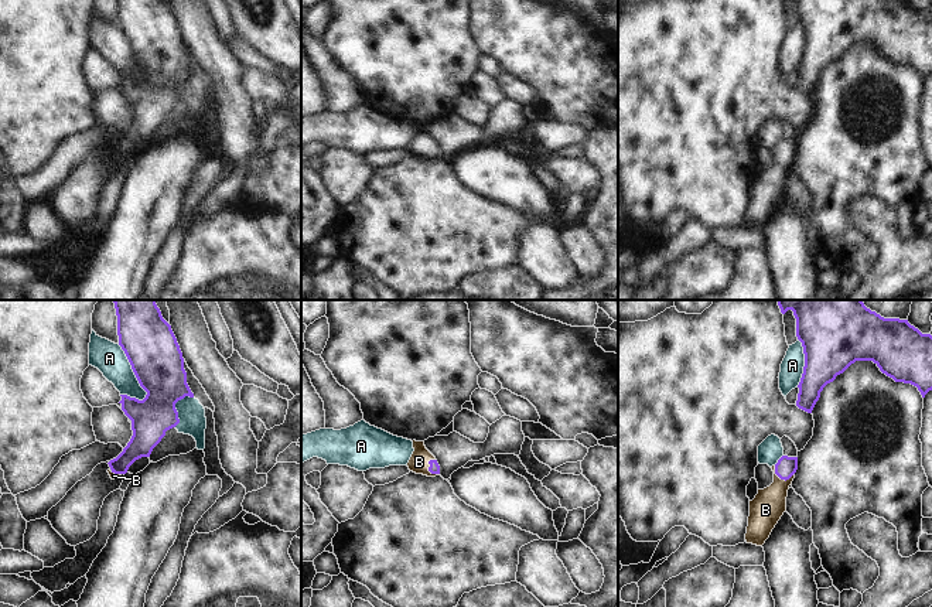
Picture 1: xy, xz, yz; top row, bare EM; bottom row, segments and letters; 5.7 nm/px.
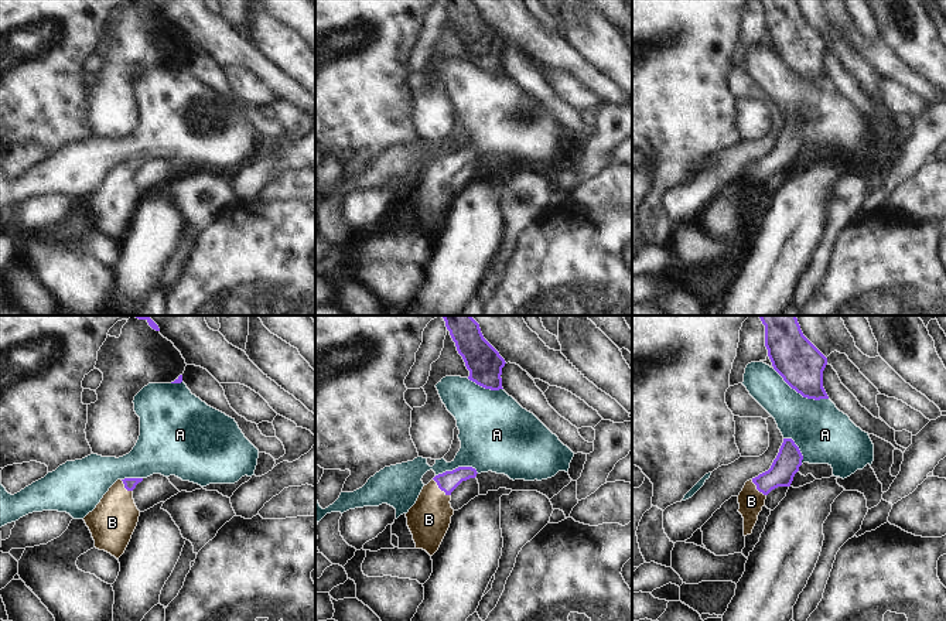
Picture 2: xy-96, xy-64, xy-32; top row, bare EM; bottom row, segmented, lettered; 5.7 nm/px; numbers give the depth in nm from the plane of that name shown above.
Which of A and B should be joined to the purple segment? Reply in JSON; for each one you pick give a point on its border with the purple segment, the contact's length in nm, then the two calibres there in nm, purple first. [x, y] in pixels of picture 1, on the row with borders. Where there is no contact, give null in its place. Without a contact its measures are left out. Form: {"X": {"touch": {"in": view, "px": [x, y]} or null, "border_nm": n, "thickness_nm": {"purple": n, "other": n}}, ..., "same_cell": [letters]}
{"B": {"touch": {"in": "yz", "px": [781, 478]}, "border_nm": 130, "thickness_nm": {"purple": 120, "other": 190}}, "same_cell": ["B"]}

